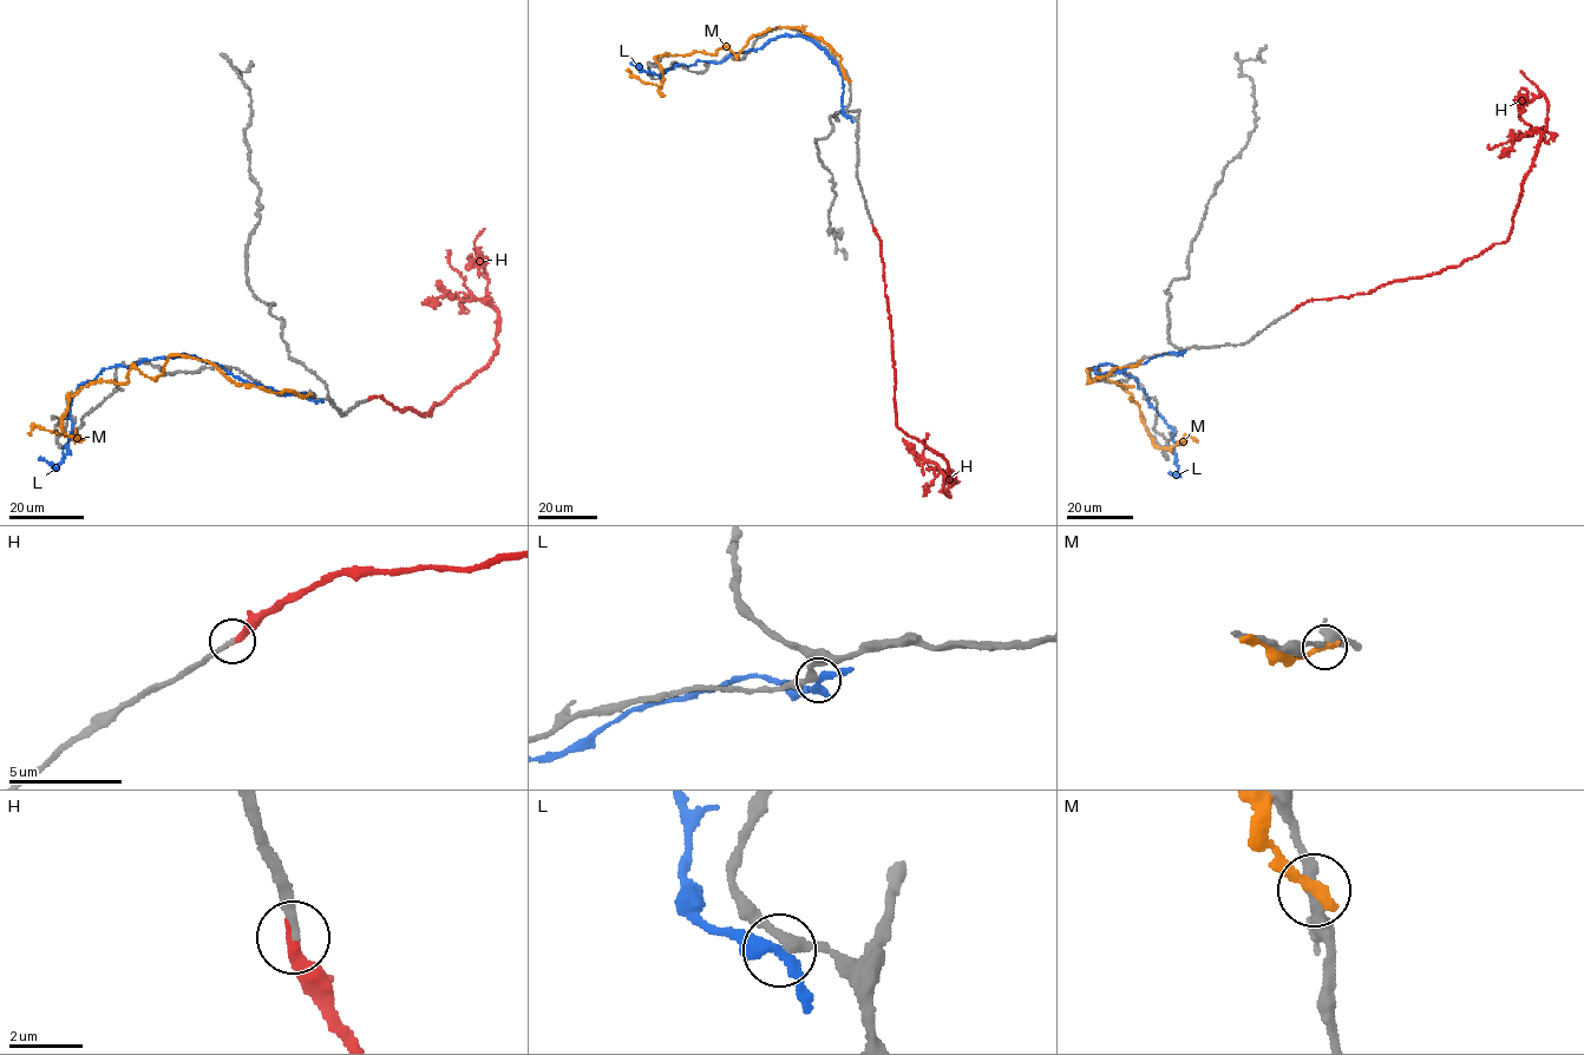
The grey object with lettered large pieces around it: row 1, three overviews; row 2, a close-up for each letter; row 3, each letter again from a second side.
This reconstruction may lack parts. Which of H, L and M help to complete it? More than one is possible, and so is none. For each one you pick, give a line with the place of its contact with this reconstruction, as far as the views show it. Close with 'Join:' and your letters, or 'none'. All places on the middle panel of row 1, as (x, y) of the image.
H: meets grey at (872, 225)
Join: H

